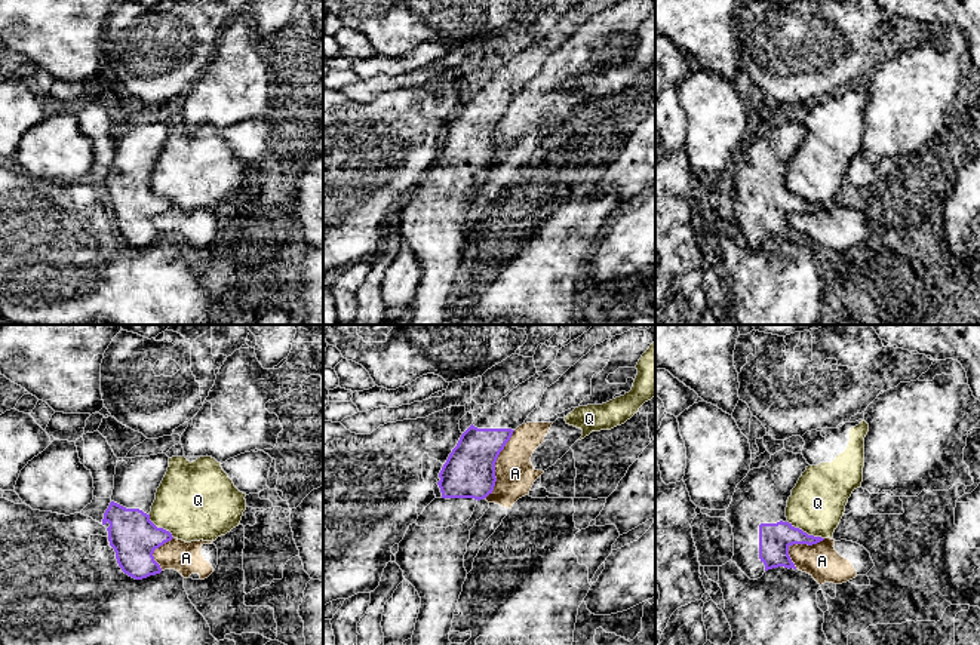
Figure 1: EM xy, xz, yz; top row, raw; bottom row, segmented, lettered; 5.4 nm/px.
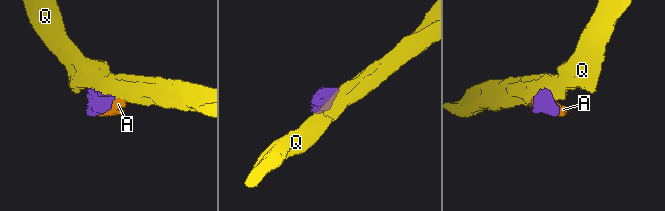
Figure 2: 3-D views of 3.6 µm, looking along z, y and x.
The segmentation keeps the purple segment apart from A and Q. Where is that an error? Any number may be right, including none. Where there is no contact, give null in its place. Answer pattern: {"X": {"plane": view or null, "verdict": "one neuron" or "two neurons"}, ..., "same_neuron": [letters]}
{"A": {"plane": "xz", "verdict": "two neurons"}, "Q": {"plane": "yz", "verdict": "two neurons"}, "same_neuron": []}

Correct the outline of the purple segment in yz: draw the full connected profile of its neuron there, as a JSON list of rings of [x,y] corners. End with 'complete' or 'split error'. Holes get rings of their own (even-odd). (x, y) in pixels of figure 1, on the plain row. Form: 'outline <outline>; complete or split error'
outline [[[781,117],[765,135],[750,138],[737,153],[726,176],[734,202],[731,228],[750,248],[778,234],[796,237],[789,215],[824,208],[795,196],[786,185],[787,168],[808,133],[802,122]]]; split error

